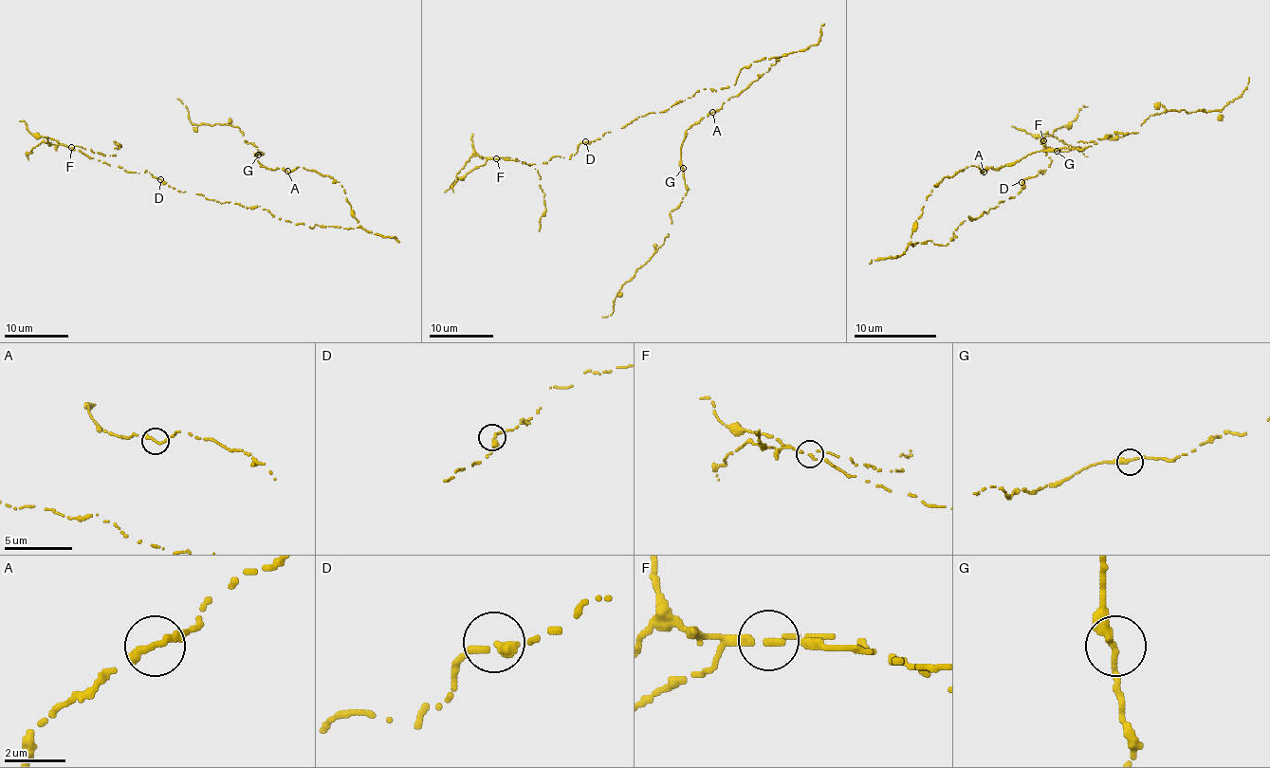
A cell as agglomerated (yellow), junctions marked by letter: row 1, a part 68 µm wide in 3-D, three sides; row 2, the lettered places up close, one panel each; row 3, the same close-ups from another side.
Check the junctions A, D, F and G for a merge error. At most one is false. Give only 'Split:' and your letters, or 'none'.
Split: F

